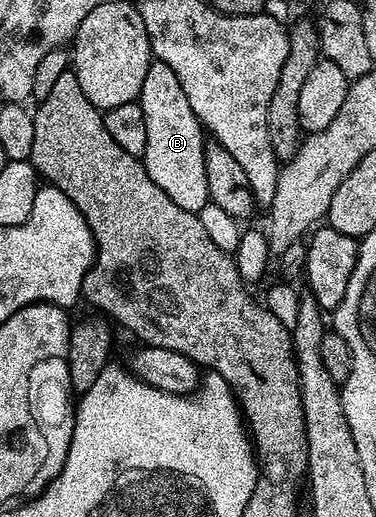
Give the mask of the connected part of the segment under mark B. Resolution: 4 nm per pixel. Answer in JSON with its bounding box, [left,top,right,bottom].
[139,59,210,213]

